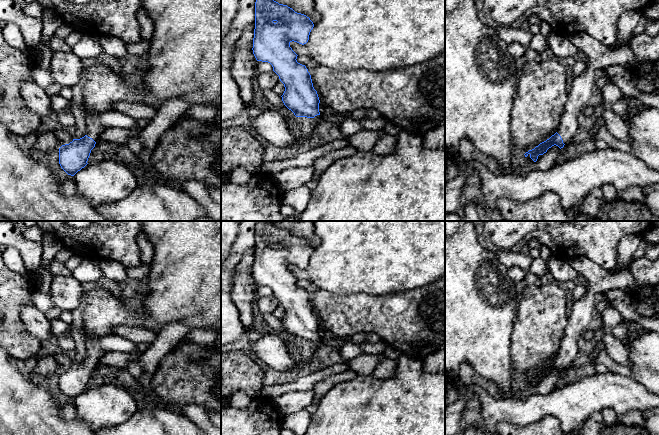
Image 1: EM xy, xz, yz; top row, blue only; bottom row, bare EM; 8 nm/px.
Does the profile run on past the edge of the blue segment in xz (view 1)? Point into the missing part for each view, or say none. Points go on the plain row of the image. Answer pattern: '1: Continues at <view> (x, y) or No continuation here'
1: Continues at xz (318, 341)

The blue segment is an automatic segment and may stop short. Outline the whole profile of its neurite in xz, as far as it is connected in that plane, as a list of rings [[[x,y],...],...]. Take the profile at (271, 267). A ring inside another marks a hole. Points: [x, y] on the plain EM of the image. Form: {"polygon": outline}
{"polygon": [[[259,221],[255,226],[255,253],[253,262],[253,278],[257,285],[268,286],[273,295],[284,308],[282,325],[296,341],[312,342],[314,346],[322,343],[319,336],[319,321],[313,311],[311,299],[305,289],[297,286],[297,278],[290,271],[292,265],[306,268],[314,248],[304,238],[295,236],[287,229],[279,228],[273,223]]]}

